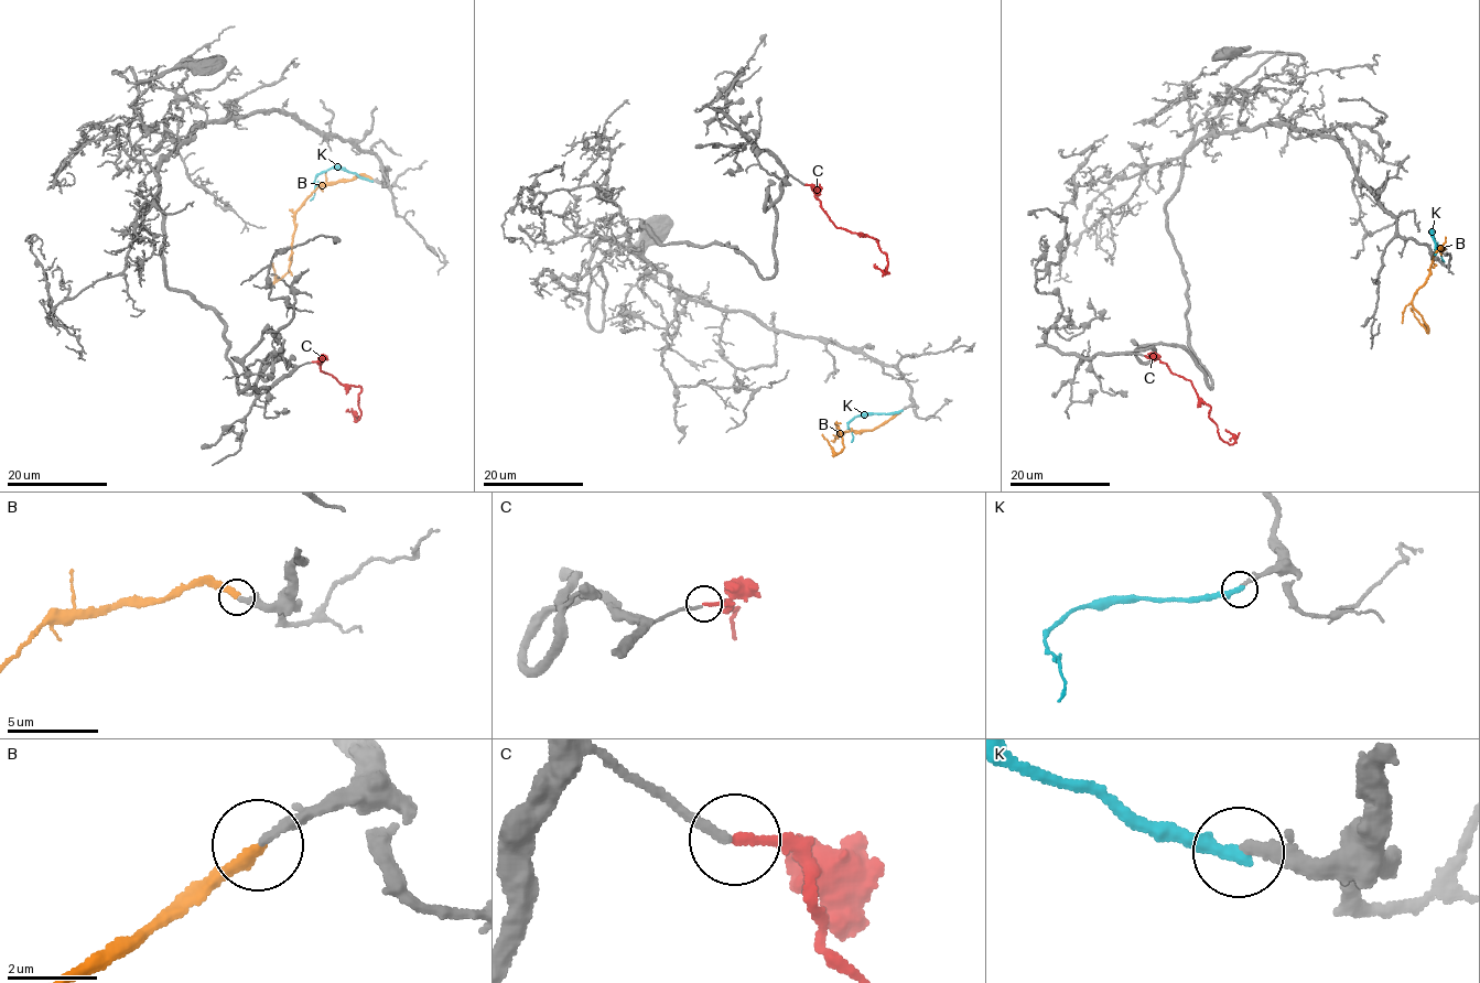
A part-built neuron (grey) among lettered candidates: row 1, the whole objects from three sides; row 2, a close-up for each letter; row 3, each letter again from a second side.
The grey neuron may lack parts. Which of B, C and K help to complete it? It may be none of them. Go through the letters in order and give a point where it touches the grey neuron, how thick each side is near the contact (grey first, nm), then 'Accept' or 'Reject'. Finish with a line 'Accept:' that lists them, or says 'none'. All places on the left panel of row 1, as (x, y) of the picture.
B: Touches grey at (371, 179). Thickness 240 nm (grey) against 280 nm. Accept
C: Touches grey at (312, 362). Thickness 190 nm (grey) against 190 nm. Accept
K: Touches grey at (371, 180). Thickness 240 nm (grey) against 360 nm. Reject
Accept: B, C

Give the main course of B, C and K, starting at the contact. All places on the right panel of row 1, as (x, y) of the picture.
B: (1435, 252), (1440, 248), (1444, 250), (1439, 247), (1426, 283), (1412, 301), (1412, 308), (1427, 328), (1410, 308)
C: (1145, 355), (1164, 363), (1190, 381), (1198, 397), (1210, 407), (1209, 418), (1225, 442), (1233, 434), (1225, 429)
K: (1435, 254), (1429, 230), (1444, 262)

